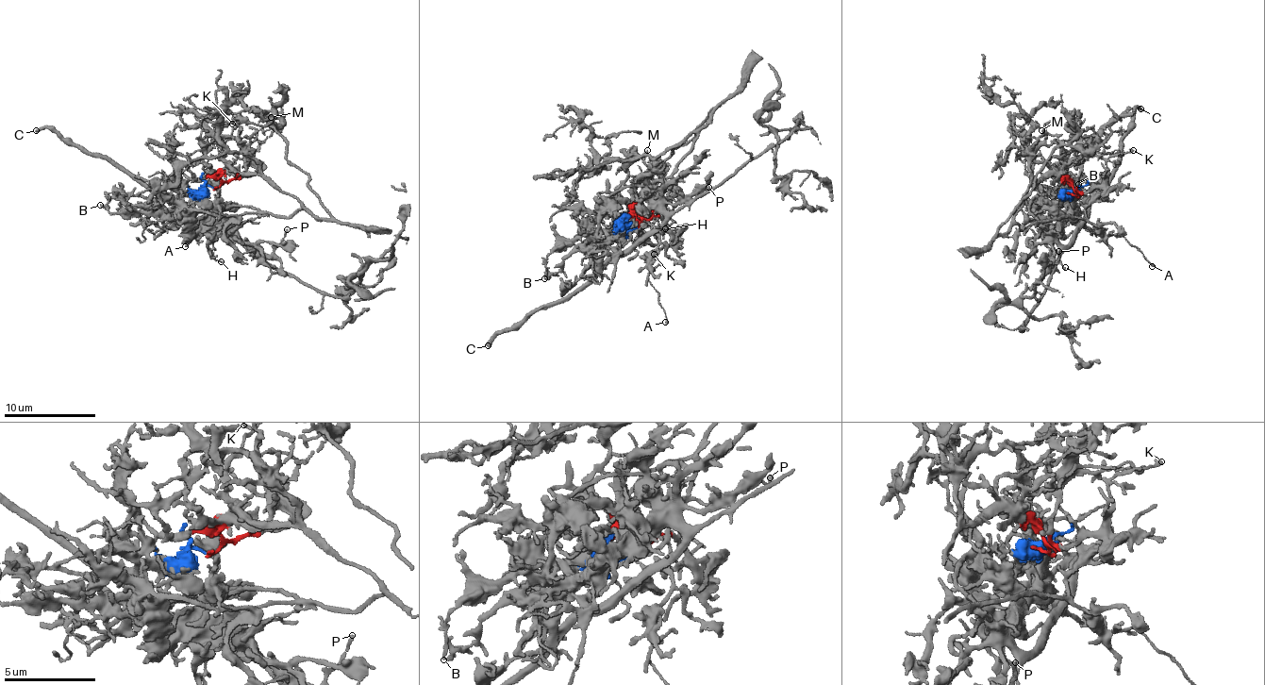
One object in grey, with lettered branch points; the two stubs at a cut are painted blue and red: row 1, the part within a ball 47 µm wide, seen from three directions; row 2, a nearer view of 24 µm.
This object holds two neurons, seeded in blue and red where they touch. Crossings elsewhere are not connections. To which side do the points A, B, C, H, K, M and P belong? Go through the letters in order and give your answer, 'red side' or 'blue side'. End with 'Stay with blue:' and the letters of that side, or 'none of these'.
A: red side
B: blue side
C: blue side
H: blue side
K: red side
M: red side
P: blue side
Stay with blue: B, C, H, P

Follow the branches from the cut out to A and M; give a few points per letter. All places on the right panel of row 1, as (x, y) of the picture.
A: (1077, 197), (1068, 181), (1042, 176), (1015, 220), (1023, 229), (1073, 215), (1118, 233), (1153, 265)
M: (1077, 197), (1068, 181), (1042, 176), (1030, 183), (1007, 232), (997, 235), (1059, 144), (1042, 129)

